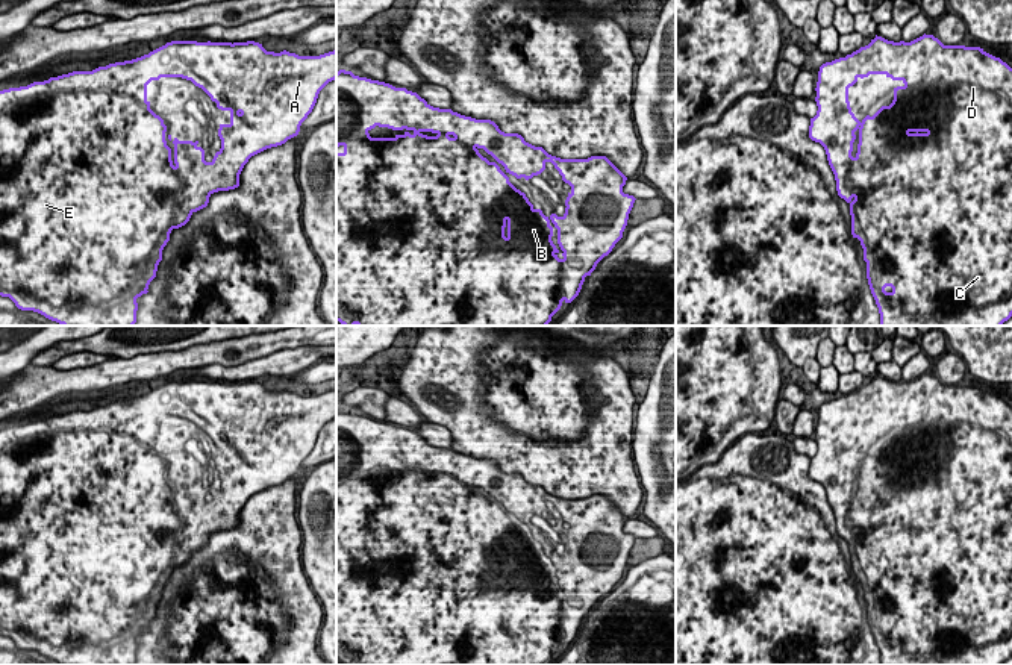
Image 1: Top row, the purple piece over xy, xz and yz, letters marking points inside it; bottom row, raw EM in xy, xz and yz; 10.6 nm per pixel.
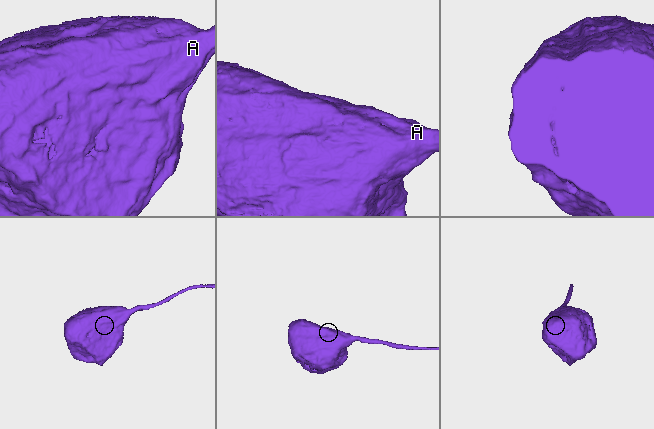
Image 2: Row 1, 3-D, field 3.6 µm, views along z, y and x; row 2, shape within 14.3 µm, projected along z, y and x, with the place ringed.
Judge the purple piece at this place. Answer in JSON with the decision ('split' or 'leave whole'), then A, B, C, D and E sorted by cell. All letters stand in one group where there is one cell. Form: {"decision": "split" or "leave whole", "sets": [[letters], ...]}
{"decision": "leave whole", "sets": [["A", "B", "C", "D", "E"]]}

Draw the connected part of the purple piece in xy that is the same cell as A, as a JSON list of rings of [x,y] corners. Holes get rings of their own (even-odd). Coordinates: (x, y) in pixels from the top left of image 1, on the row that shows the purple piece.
[[[171,41],[167,42],[165,45],[150,52],[148,55],[144,55],[141,58],[132,59],[132,61],[124,61],[124,62],[115,62],[109,64],[106,67],[98,67],[92,71],[73,71],[68,74],[62,74],[58,77],[50,77],[48,80],[44,82],[33,82],[27,86],[20,86],[20,88],[9,88],[0,91],[0,295],[2,297],[9,297],[15,306],[21,311],[33,311],[45,318],[56,321],[62,326],[133,326],[136,323],[136,311],[138,311],[138,303],[136,298],[141,297],[142,294],[147,294],[150,282],[156,277],[158,265],[162,261],[162,250],[170,241],[170,233],[173,229],[179,229],[185,226],[191,215],[203,208],[208,206],[209,197],[214,192],[218,191],[229,191],[235,189],[239,186],[239,174],[244,168],[244,165],[248,162],[248,159],[267,148],[277,147],[285,144],[288,139],[294,138],[300,132],[301,123],[308,118],[308,115],[312,112],[320,91],[332,80],[336,79],[336,50],[320,55],[320,56],[298,56],[295,53],[289,53],[286,50],[280,53],[274,52],[267,52],[262,44],[255,42],[255,41],[247,41],[247,42],[197,42],[197,41]],[[161,77],[182,77],[186,80],[191,80],[195,86],[201,88],[212,101],[217,103],[217,108],[221,111],[229,111],[230,112],[230,123],[229,124],[220,124],[218,129],[218,136],[221,139],[221,148],[215,153],[214,159],[211,162],[205,161],[205,150],[198,147],[198,141],[179,141],[177,138],[171,138],[171,135],[165,135],[167,126],[164,124],[164,120],[156,115],[150,109],[150,101],[147,100],[147,85],[151,80],[159,80]]]

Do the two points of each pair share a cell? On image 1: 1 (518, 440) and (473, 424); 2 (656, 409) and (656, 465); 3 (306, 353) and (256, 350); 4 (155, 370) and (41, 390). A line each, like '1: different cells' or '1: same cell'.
1: same cell
2: same cell
3: different cells
4: same cell

